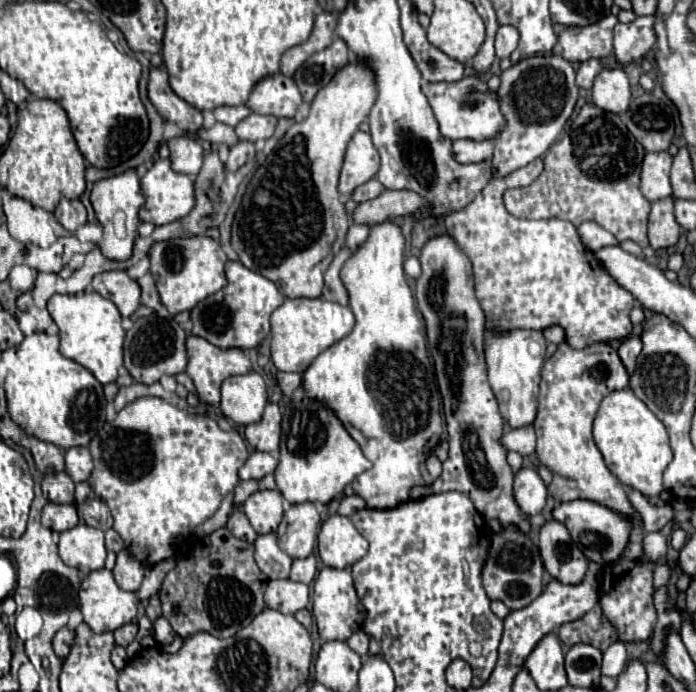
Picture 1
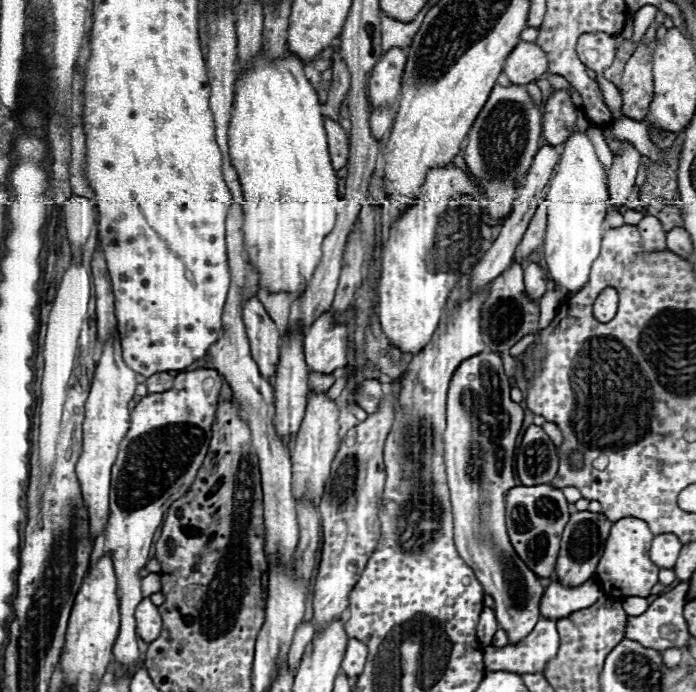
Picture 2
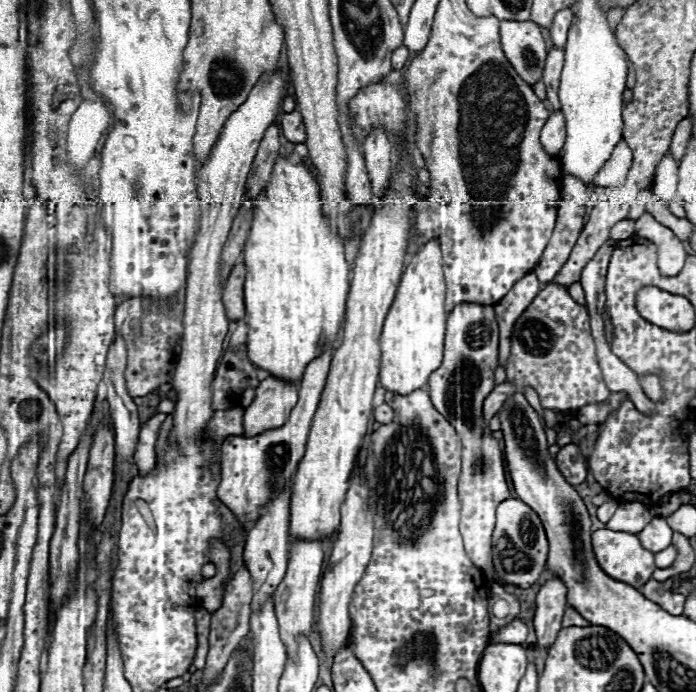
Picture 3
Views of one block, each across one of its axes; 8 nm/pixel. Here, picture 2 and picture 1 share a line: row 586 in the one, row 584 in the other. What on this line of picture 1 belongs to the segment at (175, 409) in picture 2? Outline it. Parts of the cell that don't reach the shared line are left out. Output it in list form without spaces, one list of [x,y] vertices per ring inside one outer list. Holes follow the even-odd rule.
[[[122,550],[122,552],[118,552],[118,558],[116,558],[114,578],[116,578],[116,584],[122,590],[136,592],[140,588],[140,584],[142,584],[144,568],[128,550]]]

